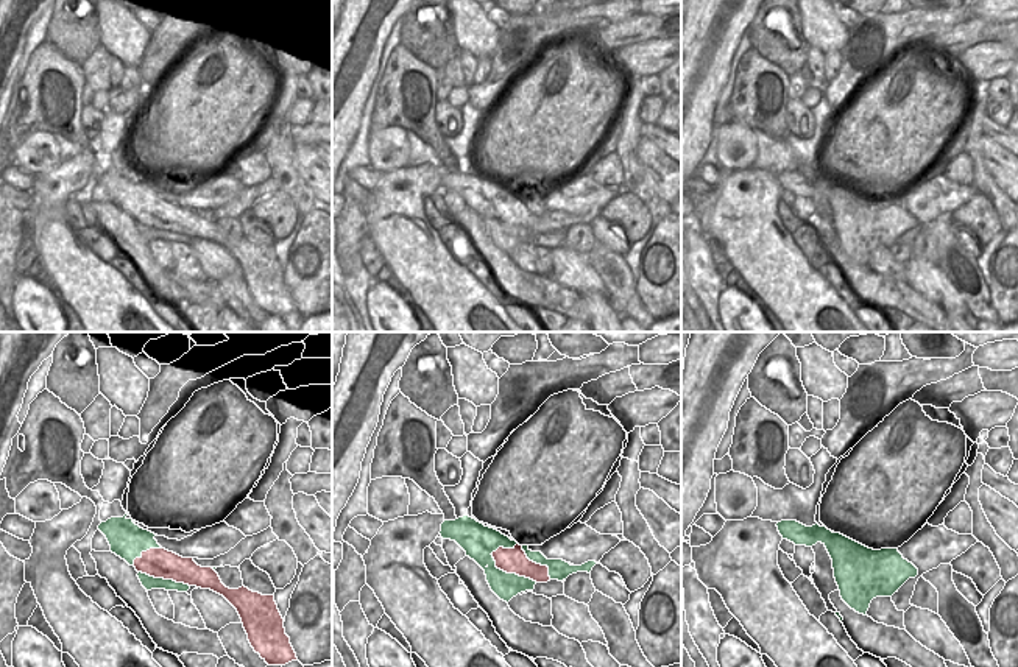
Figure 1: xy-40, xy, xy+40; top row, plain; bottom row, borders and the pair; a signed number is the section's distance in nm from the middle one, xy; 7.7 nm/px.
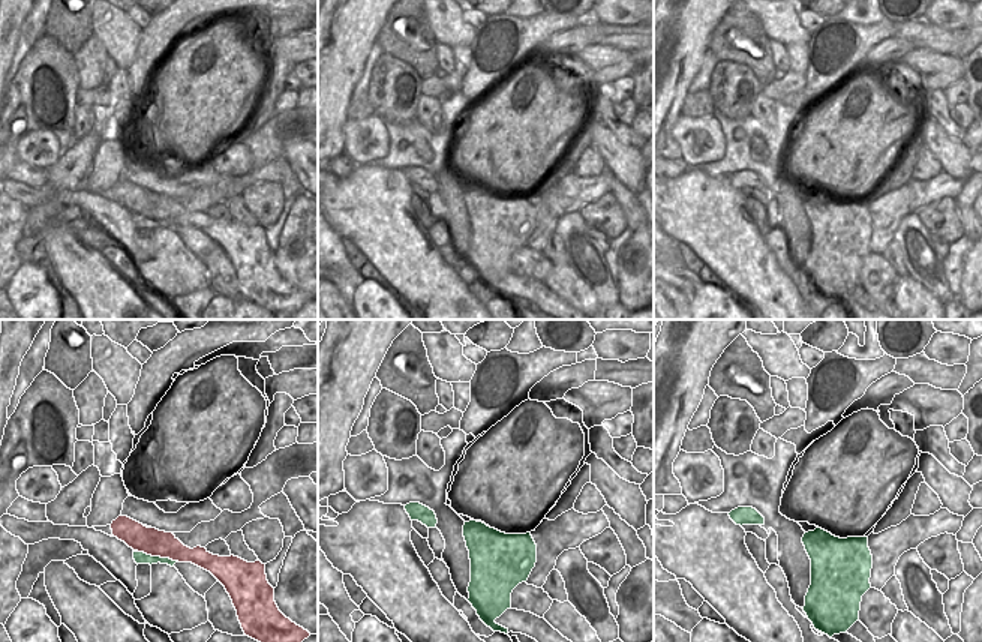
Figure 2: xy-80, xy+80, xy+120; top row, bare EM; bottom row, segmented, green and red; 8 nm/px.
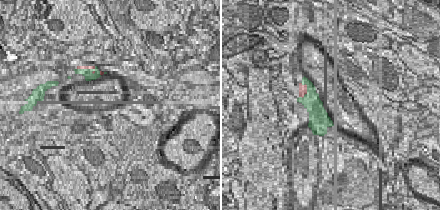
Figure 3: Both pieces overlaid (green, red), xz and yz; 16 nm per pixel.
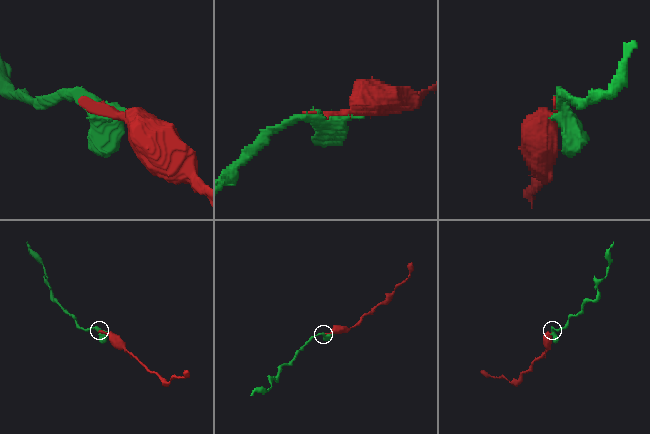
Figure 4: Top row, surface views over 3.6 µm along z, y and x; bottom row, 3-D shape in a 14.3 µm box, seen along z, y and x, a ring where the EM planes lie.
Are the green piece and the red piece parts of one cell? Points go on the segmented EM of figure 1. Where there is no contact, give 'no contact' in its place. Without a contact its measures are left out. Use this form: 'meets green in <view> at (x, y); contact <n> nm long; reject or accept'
meets green in xy at (510, 574); contact 440 nm long; accept

